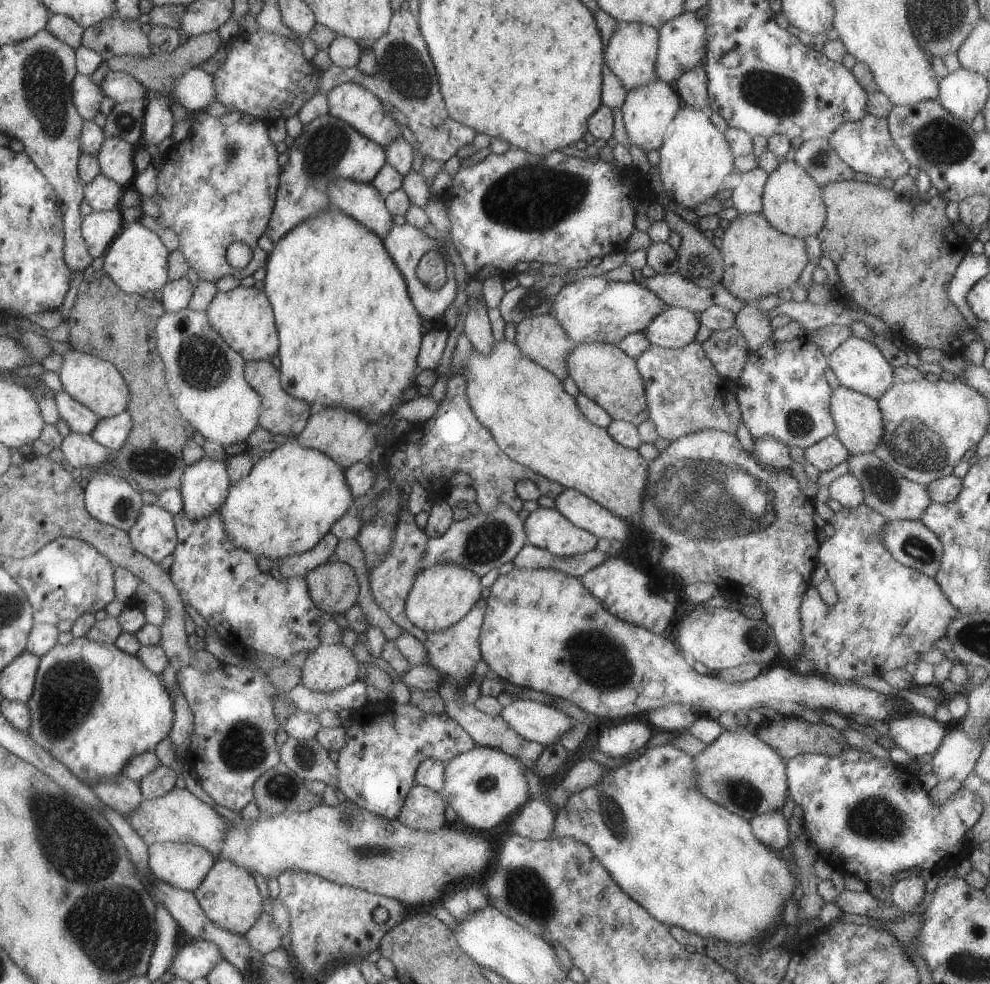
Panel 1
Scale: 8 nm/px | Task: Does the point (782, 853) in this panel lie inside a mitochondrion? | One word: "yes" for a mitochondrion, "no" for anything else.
no

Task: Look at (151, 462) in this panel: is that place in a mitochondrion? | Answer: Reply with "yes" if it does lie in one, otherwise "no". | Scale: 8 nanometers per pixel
yes

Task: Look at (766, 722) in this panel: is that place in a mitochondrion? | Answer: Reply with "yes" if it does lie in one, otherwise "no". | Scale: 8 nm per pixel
no

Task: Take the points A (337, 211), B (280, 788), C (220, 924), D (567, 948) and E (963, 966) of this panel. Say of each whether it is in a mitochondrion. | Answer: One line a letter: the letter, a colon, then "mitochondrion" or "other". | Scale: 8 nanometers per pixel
A: other
B: mitochondrion
C: other
D: other
E: mitochondrion

